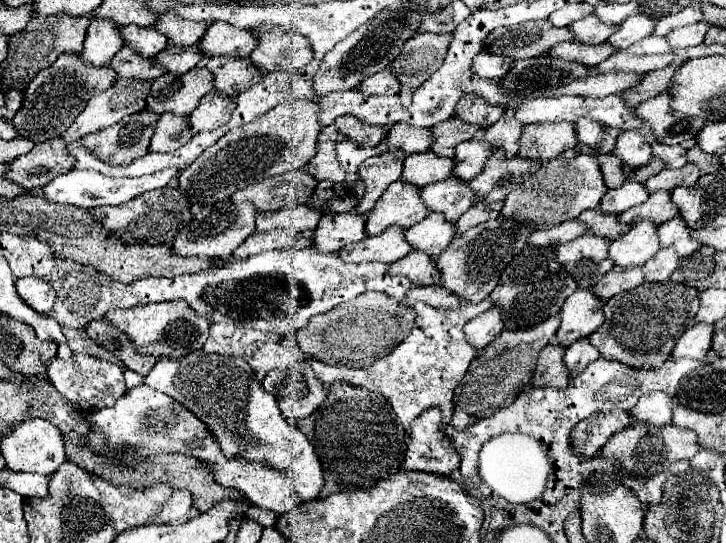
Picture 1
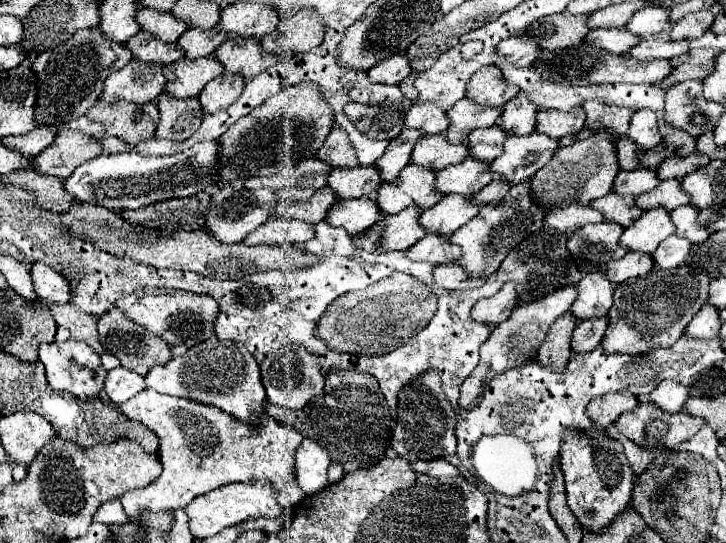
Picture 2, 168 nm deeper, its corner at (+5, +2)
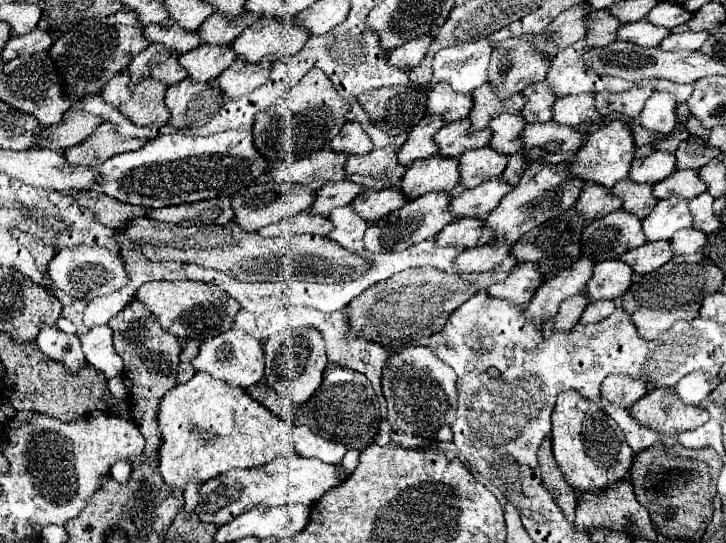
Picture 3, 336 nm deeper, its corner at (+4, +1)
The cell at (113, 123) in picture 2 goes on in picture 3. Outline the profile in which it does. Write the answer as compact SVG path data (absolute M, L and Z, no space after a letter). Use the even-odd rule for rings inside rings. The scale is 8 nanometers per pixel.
M128 71L114 75L102 89L102 97L118 111L134 119L136 125L168 123L170 113L164 103L164 95L166 95L166 85L162 81L146 77L140 83L132 83Z

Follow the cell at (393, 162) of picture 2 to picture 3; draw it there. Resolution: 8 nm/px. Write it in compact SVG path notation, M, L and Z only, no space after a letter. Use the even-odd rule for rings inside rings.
M426 115L408 135L408 141L398 151L398 159L404 165L412 165L416 159L432 157L438 153L438 145L434 143L436 131L444 127L444 119L440 115Z

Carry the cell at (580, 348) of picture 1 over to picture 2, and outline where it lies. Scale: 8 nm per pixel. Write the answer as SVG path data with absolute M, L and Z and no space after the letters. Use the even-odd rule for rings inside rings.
M607 316L603 318L591 318L587 322L579 322L573 330L573 338L571 338L571 350L575 354L585 354L591 352L599 346L603 332L607 328Z

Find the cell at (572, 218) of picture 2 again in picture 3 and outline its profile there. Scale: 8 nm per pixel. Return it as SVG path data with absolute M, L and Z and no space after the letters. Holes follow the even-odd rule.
M588 181L576 201L576 207L580 207L580 215L586 215L586 219L598 219L620 209L622 199L612 195L608 187L600 187L600 183Z

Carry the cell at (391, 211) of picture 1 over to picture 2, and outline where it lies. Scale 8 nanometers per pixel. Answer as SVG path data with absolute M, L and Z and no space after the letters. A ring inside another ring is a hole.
M405 166L393 182L387 182L377 192L377 206L383 216L399 214L409 206L427 210L435 206L443 196L435 190L435 172L423 170L421 166Z

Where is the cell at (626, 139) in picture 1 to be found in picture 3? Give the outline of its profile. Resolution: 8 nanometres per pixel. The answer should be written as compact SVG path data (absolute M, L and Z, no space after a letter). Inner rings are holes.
M654 91L646 101L638 123L654 133L668 135L676 125L676 97L668 91Z

